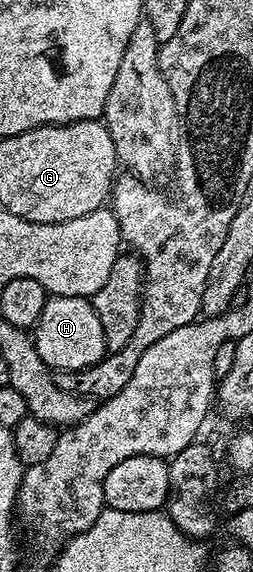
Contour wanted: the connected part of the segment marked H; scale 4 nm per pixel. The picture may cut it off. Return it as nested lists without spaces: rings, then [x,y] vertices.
[[[59,295],[46,298],[32,336],[39,357],[43,357],[50,369],[82,371],[98,363],[107,354],[103,325],[88,298]]]

